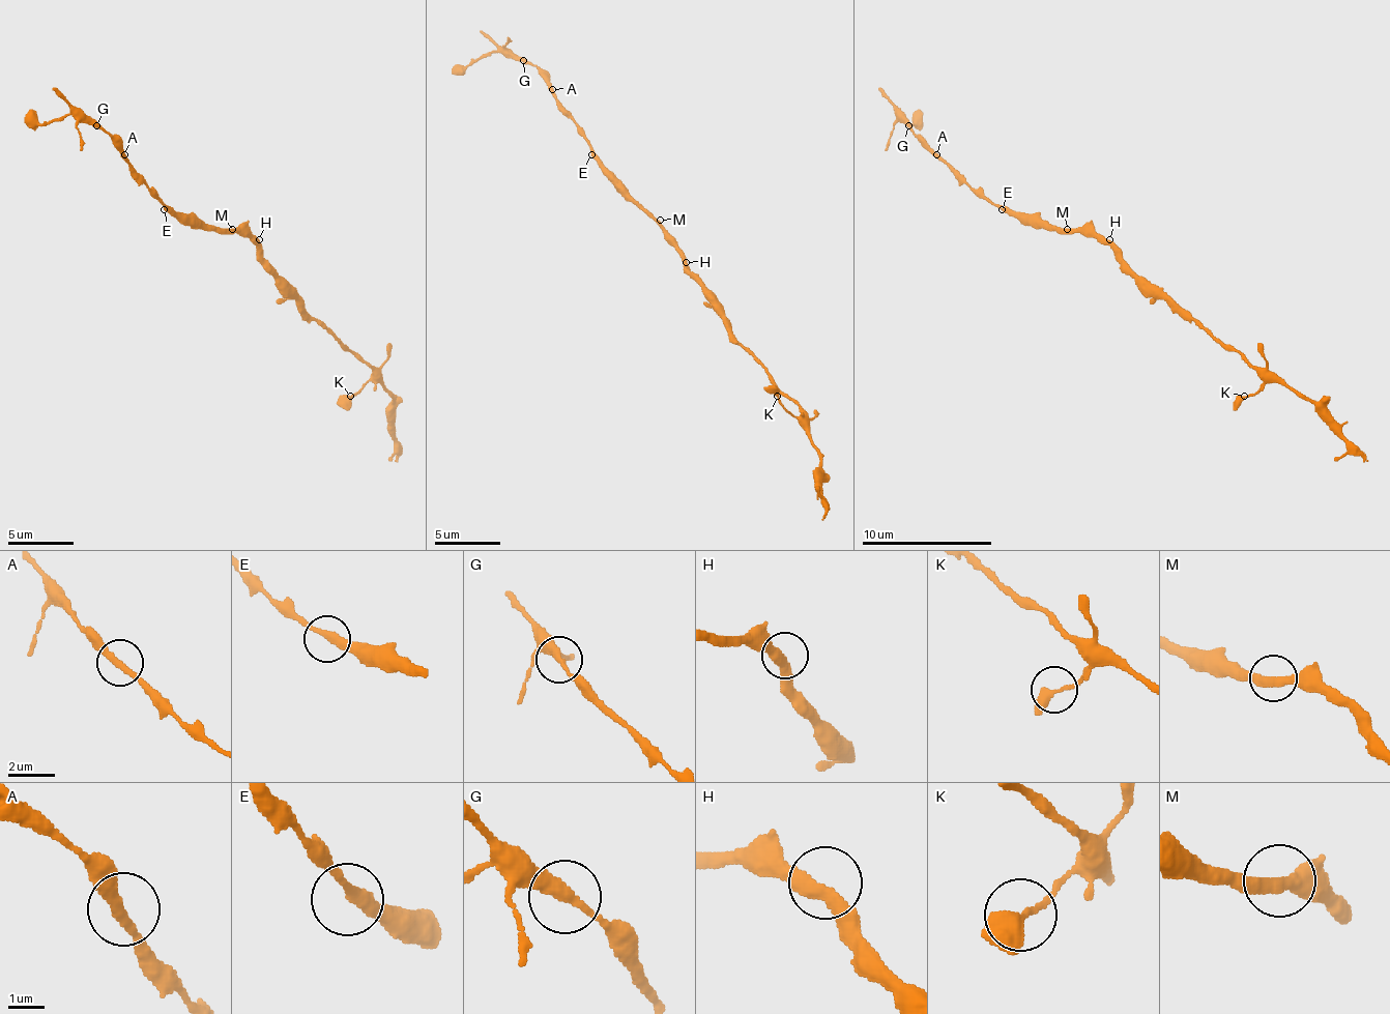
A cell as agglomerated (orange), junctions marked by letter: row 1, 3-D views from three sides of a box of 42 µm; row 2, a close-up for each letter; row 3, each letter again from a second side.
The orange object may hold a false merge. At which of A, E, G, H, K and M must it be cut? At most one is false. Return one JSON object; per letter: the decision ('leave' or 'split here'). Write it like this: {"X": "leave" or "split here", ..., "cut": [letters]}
{"A": "leave", "E": "leave", "G": "leave", "H": "leave", "K": "leave", "M": "leave", "cut": []}

